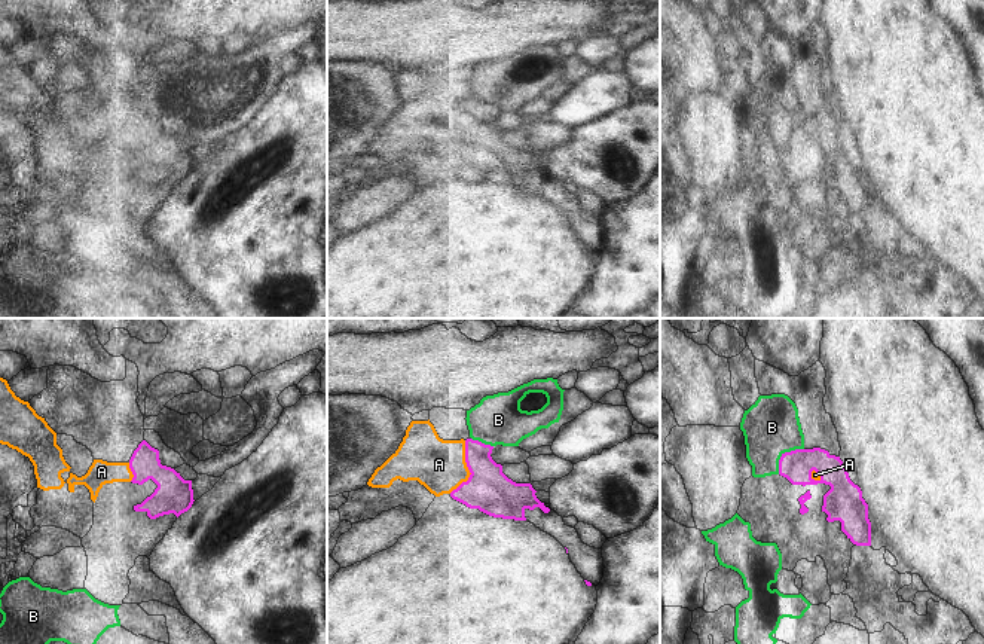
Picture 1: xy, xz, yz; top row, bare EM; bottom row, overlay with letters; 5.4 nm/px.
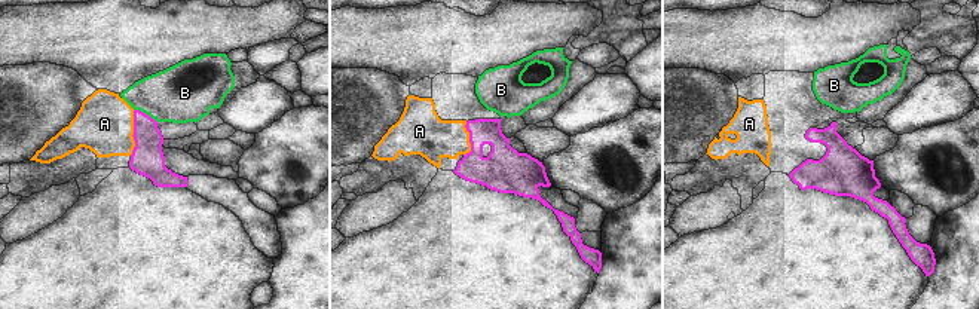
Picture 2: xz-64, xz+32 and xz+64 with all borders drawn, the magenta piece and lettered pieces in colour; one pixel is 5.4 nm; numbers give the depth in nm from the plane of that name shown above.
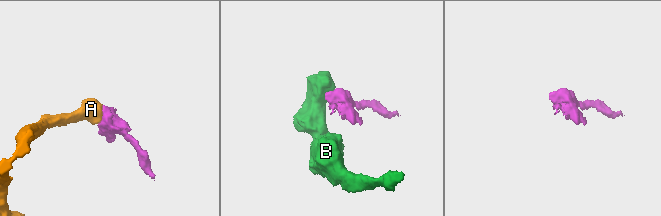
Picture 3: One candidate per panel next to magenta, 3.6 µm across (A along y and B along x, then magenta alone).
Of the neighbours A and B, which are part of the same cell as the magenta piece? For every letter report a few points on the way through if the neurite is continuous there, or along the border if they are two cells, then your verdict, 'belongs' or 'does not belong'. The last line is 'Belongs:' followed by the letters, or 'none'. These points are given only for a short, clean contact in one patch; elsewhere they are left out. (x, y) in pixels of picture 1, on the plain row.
A: runs through xz (488, 155), (468, 136), (443, 134), (439, 131); belongs
B: border along yz (803, 115), (787, 118), (779, 127), (778, 140); does not belong
Belongs: A

